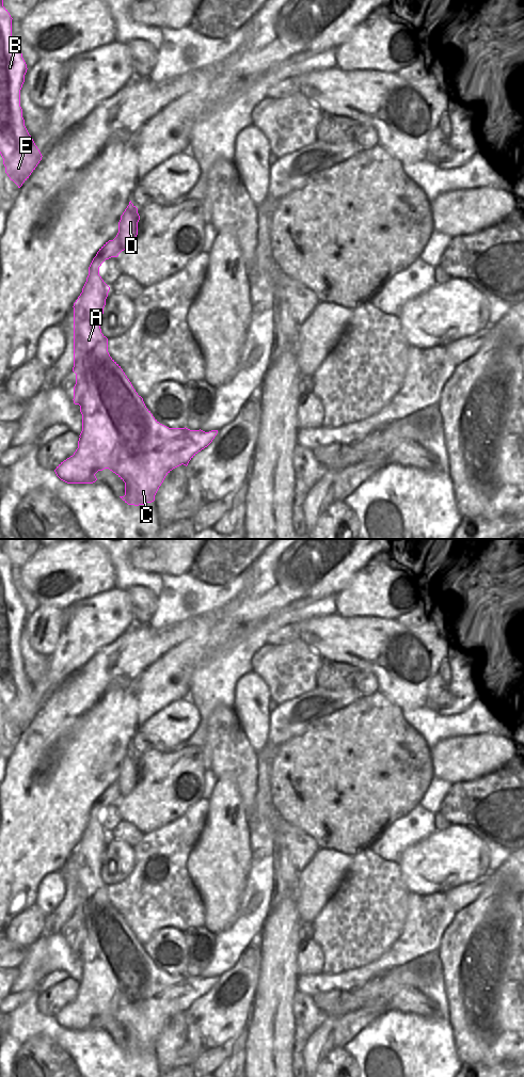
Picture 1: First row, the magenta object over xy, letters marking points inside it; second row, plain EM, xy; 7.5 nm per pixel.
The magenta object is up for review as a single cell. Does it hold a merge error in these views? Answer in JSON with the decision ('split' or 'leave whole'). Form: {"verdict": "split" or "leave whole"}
{"verdict": "split"}

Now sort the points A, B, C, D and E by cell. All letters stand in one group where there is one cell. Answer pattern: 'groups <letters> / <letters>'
groups A B C E / D

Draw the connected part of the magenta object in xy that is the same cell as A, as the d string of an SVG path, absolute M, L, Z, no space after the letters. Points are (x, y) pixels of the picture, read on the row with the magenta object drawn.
M94 257L90 267L89 267L89 275L86 278L86 282L82 288L82 292L74 303L74 367L73 371L76 374L76 384L74 386L74 403L80 406L80 412L82 414L82 431L80 433L80 438L78 441L78 448L74 453L73 456L61 462L57 469L54 470L57 476L67 482L67 484L93 484L97 480L95 474L98 471L102 471L105 469L109 469L113 473L115 473L124 482L125 482L125 495L120 496L125 503L128 505L145 505L147 503L152 503L155 501L155 495L163 482L165 476L175 468L184 464L188 465L189 461L202 449L207 447L215 437L218 433L218 430L211 430L209 432L205 432L203 430L190 430L188 428L169 428L162 424L160 424L150 413L150 411L146 408L143 398L138 395L136 390L133 389L131 382L121 368L121 366L110 357L108 352L108 338L101 333L100 324L101 324L101 316L104 314L104 307L106 305L106 299L108 297L108 292L110 287L104 282L101 276L99 275L99 267L105 262L105 259L100 257Z

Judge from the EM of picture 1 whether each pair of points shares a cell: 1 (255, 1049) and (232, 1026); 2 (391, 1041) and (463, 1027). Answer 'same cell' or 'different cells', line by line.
1: different cells
2: different cells

